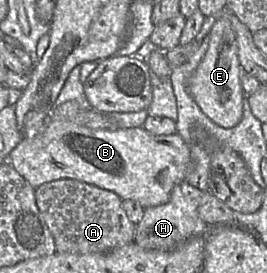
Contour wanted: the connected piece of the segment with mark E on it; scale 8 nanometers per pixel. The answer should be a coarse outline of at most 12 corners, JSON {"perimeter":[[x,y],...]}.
{"perimeter":[[228,18],[188,80],[203,113],[224,128],[244,113],[243,74]]}

